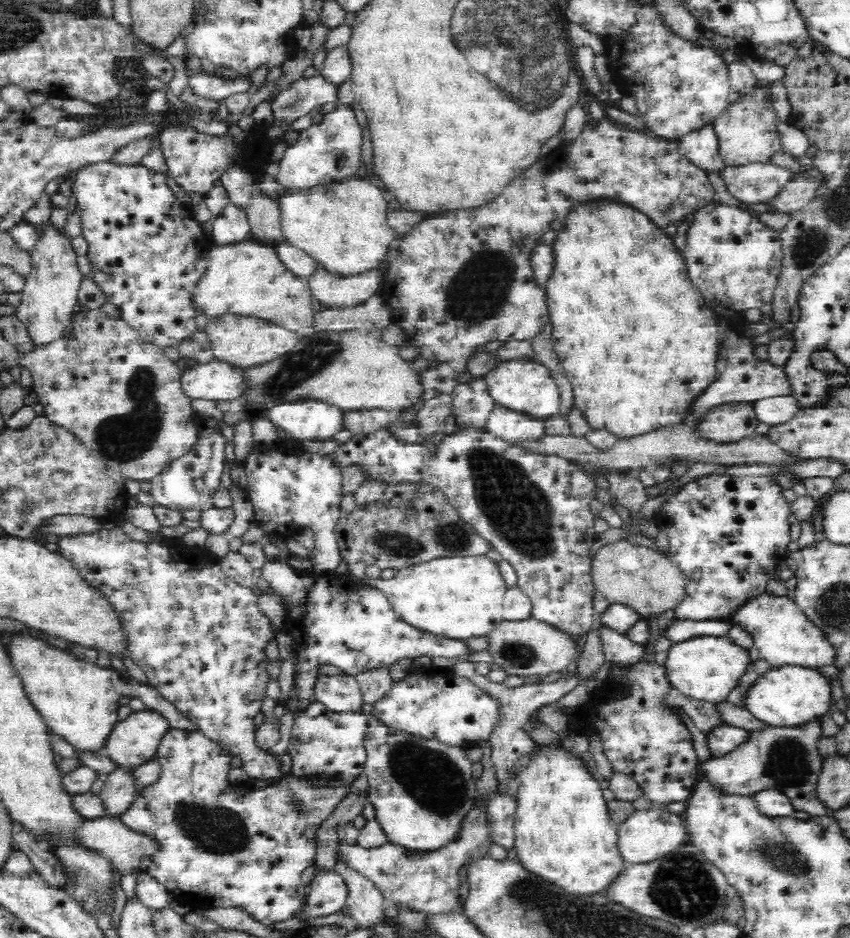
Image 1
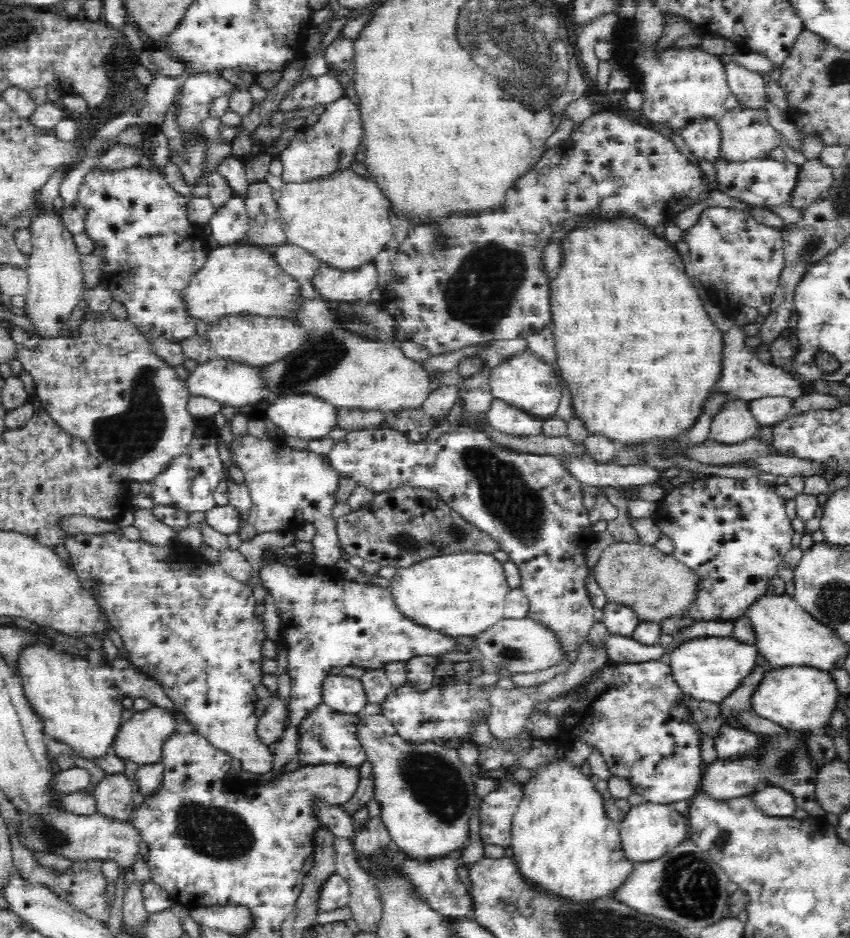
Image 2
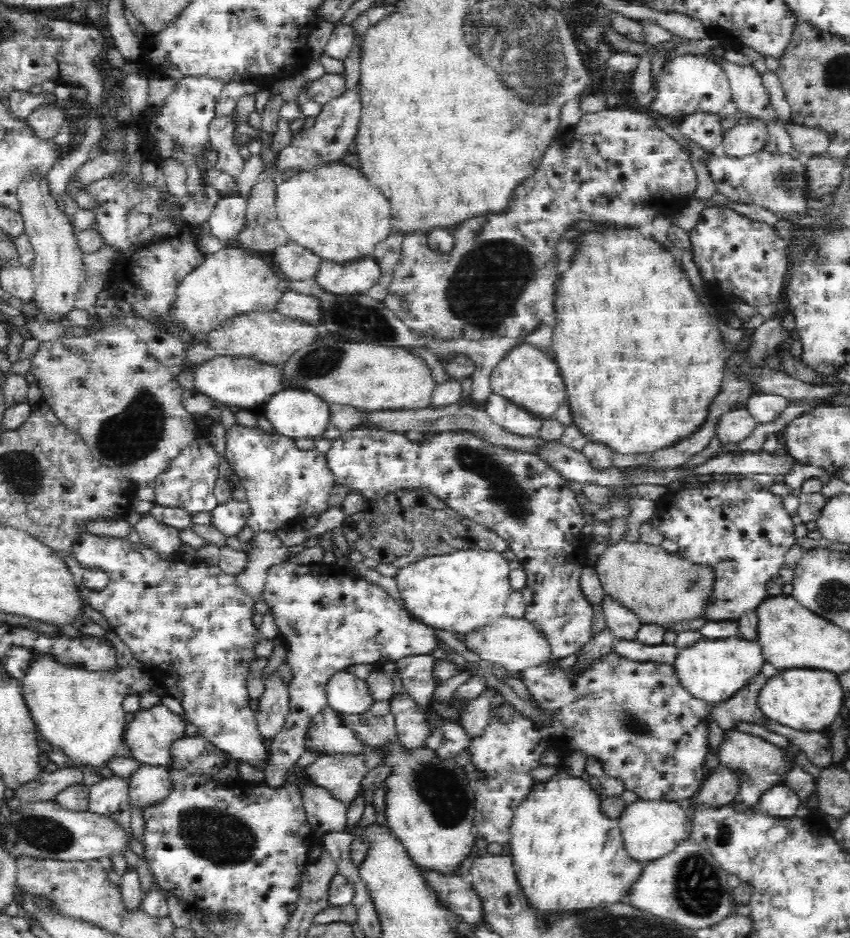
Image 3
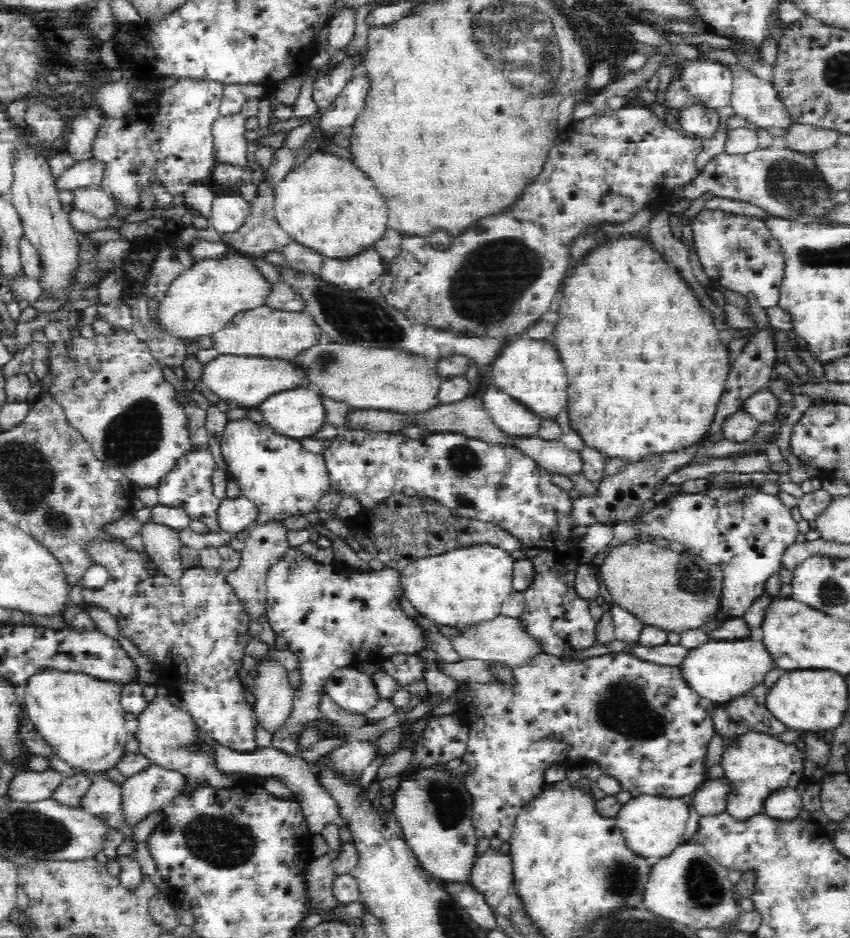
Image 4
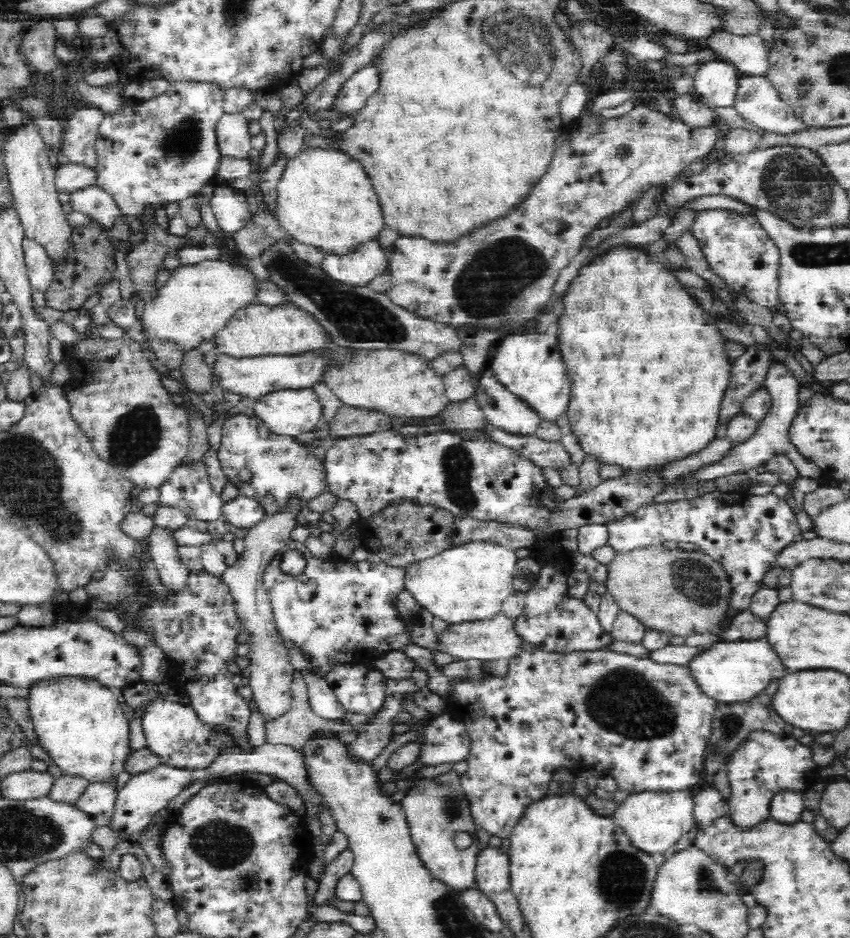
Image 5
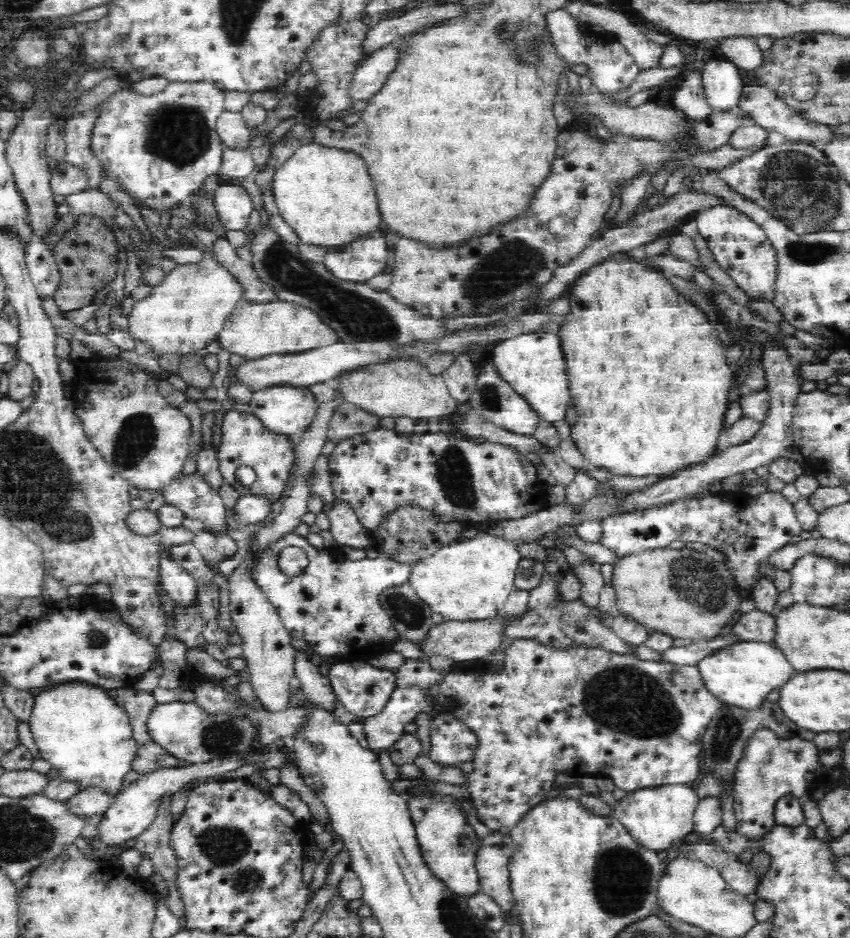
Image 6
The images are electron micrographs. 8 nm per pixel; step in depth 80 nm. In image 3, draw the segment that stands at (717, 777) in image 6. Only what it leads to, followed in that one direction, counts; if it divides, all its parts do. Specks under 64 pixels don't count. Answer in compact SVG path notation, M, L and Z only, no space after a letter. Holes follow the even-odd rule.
M760 673L748 682L746 688L740 690L730 700L713 705L711 716L718 728L724 732L730 732L730 730L737 730L736 726L740 722L766 728L771 720L758 707L758 696L760 696L760 690L764 688L766 680L767 678Z

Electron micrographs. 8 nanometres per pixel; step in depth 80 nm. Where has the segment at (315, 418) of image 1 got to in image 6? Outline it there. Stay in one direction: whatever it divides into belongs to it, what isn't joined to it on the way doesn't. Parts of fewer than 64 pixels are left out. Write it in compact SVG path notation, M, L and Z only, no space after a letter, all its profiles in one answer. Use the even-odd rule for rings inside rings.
M269 386L252 391L249 408L250 412L254 413L270 432L288 437L292 434L304 433L307 426L314 420L317 403L307 387Z

